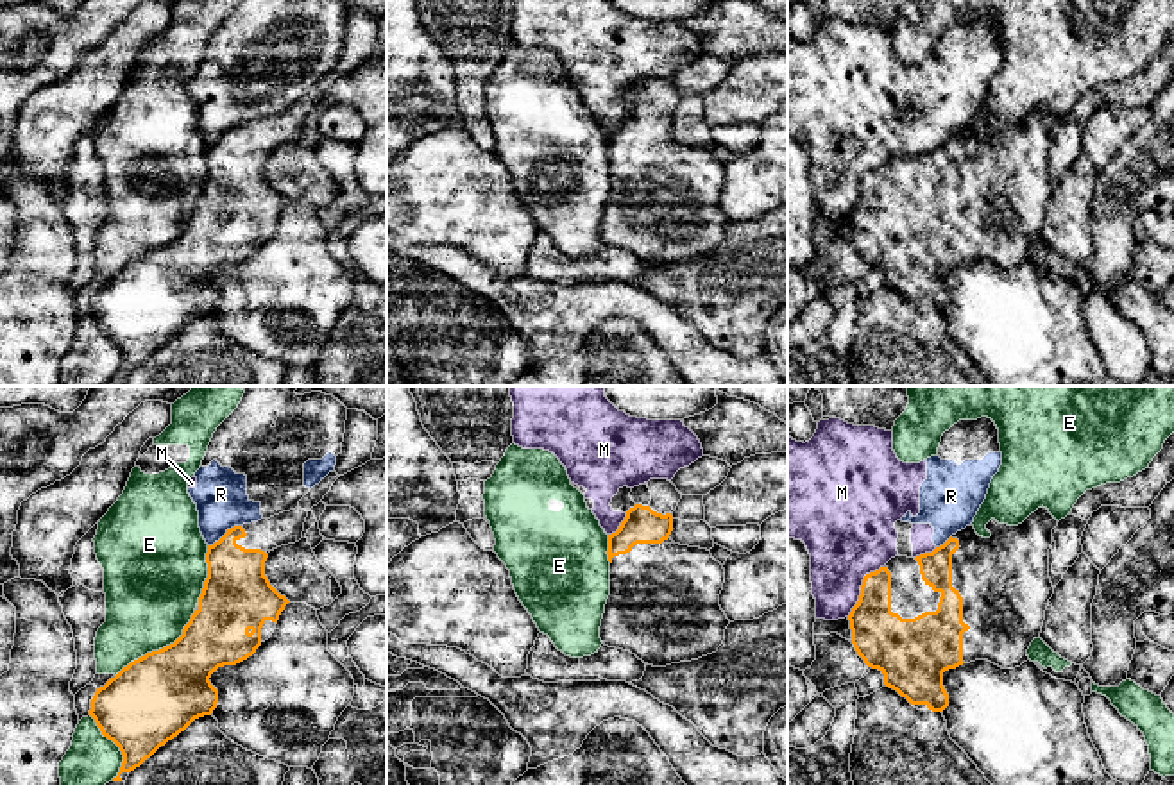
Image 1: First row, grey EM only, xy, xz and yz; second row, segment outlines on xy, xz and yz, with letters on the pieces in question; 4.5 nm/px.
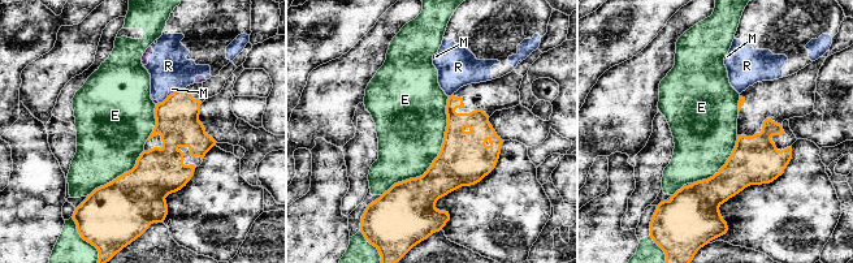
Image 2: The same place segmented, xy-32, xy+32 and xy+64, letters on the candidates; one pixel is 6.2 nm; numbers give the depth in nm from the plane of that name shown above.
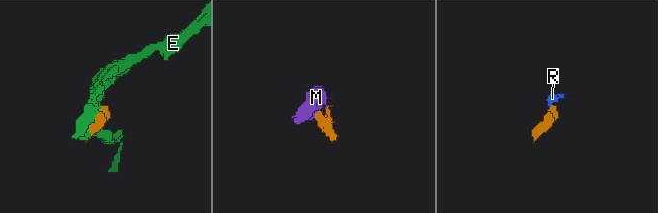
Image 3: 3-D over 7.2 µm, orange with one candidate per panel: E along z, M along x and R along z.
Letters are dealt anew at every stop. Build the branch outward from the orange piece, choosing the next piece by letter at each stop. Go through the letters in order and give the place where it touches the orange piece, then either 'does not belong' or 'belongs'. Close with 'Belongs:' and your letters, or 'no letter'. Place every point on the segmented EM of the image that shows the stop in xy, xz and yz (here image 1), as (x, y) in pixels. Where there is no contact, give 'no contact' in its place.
E: meets orange in xy at (160, 649); does not belong
M: meets orange in yz at (861, 587); does not belong
R: meets orange in xy at (226, 533); does not belong
Belongs: no letter

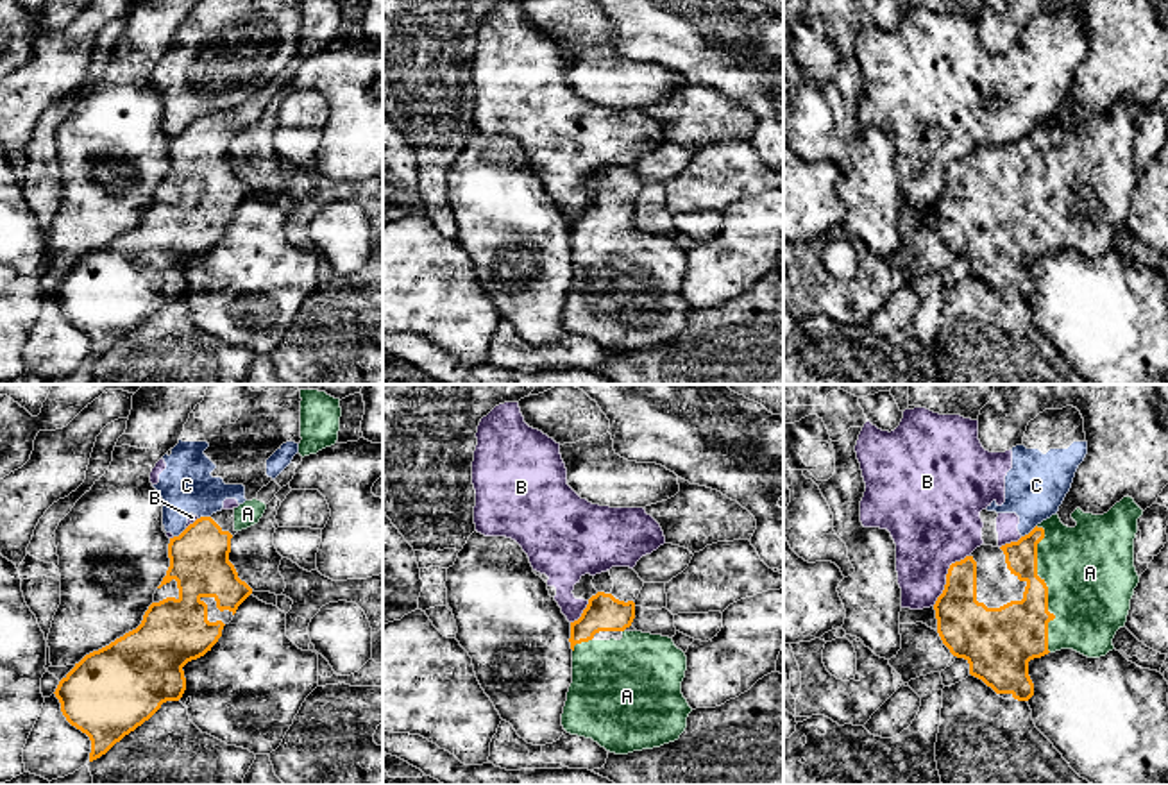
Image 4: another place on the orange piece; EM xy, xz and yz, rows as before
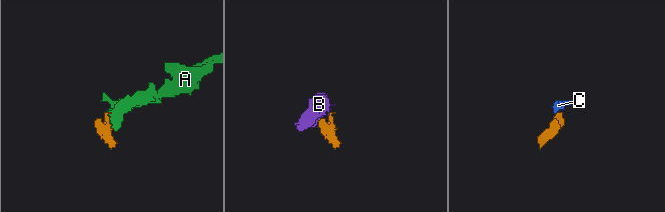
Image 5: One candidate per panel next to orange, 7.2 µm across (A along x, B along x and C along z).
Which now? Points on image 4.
A: meets orange in yz at (1047, 587); belongs
B: meets orange in yz at (947, 576); does not belong
C: meets orange in yz at (1031, 531); does not belong
Belongs: A

